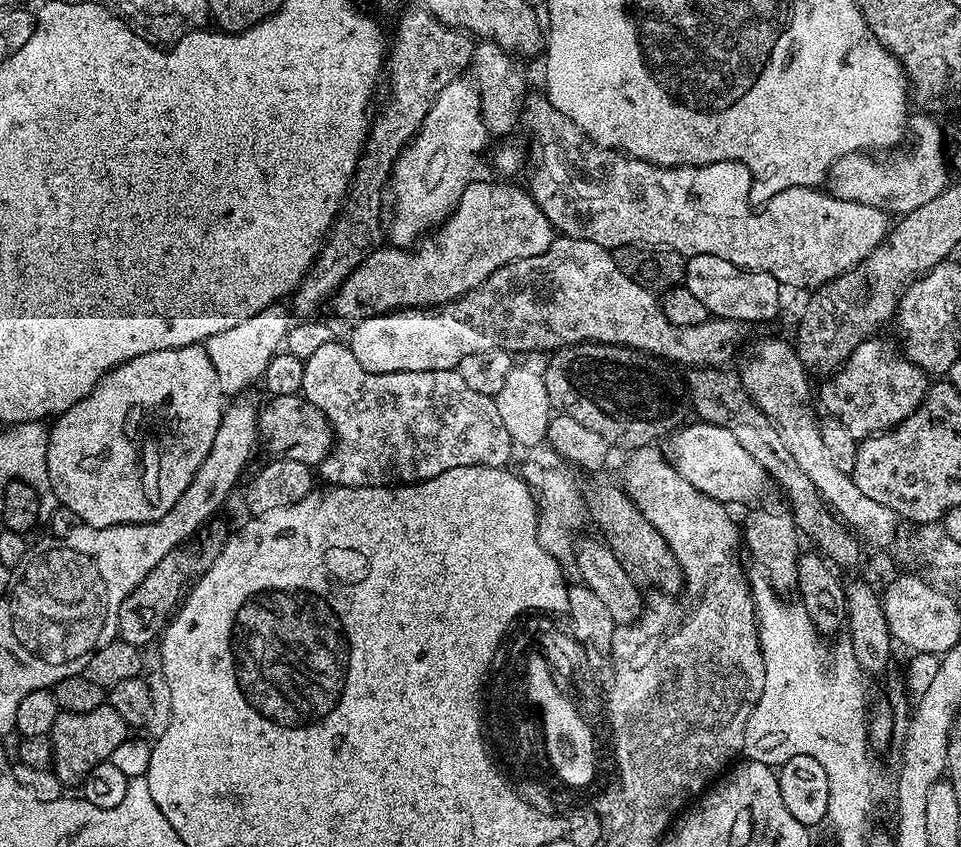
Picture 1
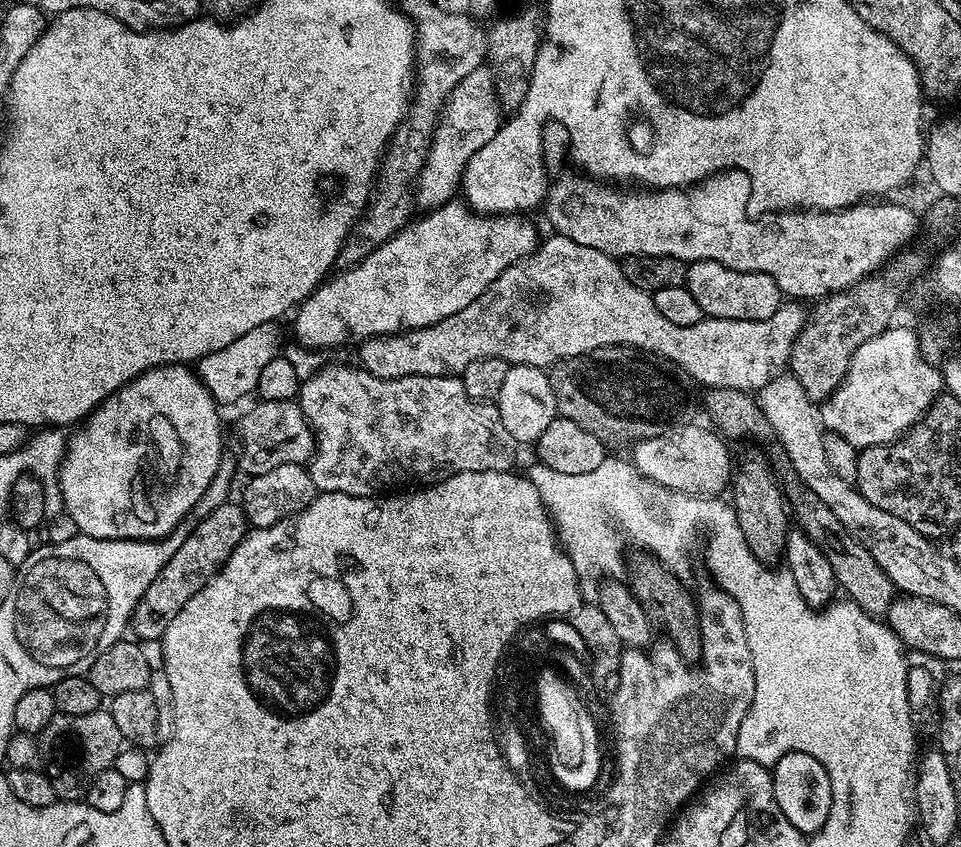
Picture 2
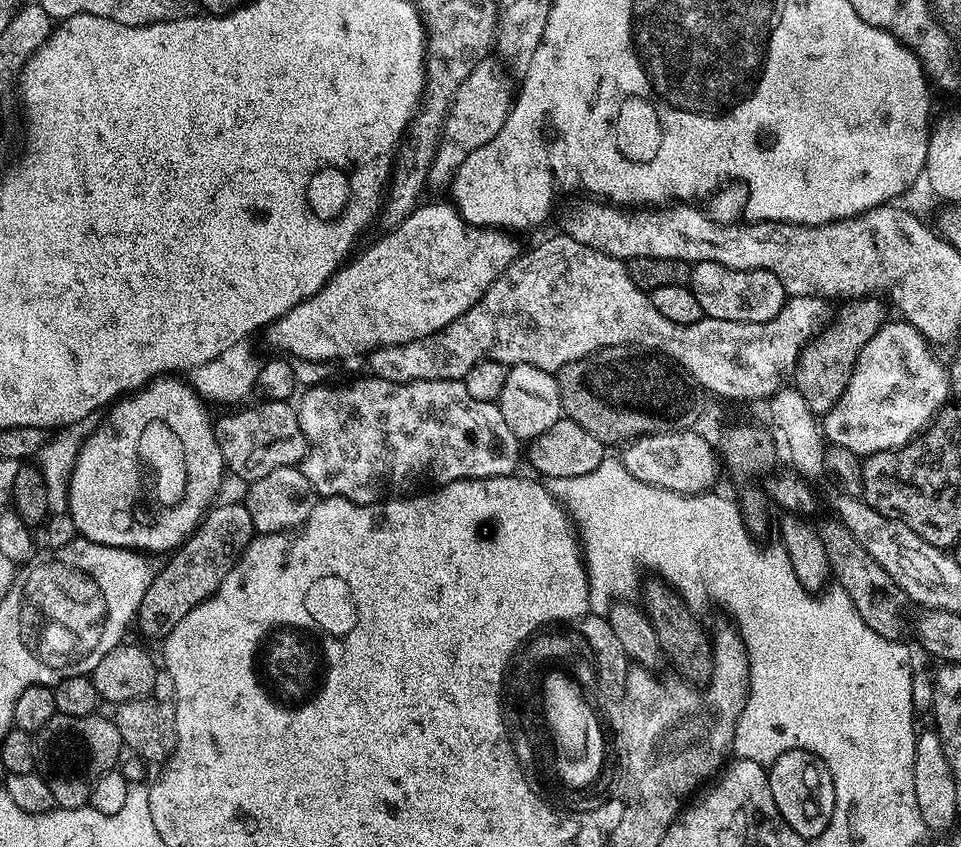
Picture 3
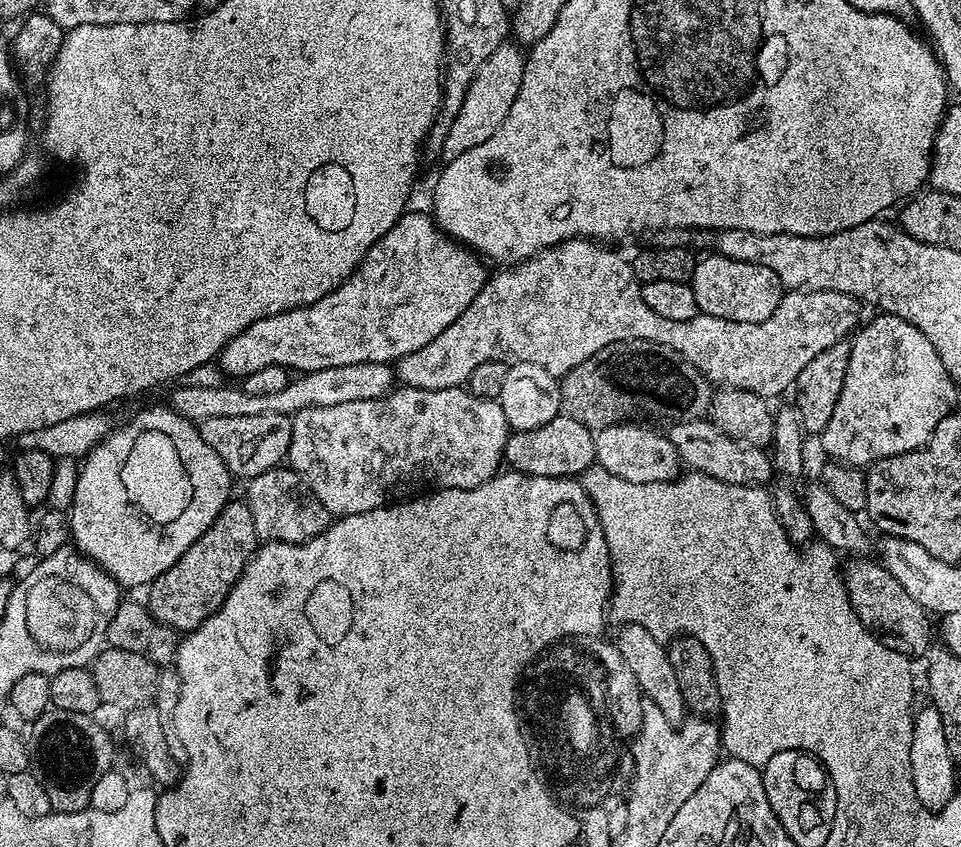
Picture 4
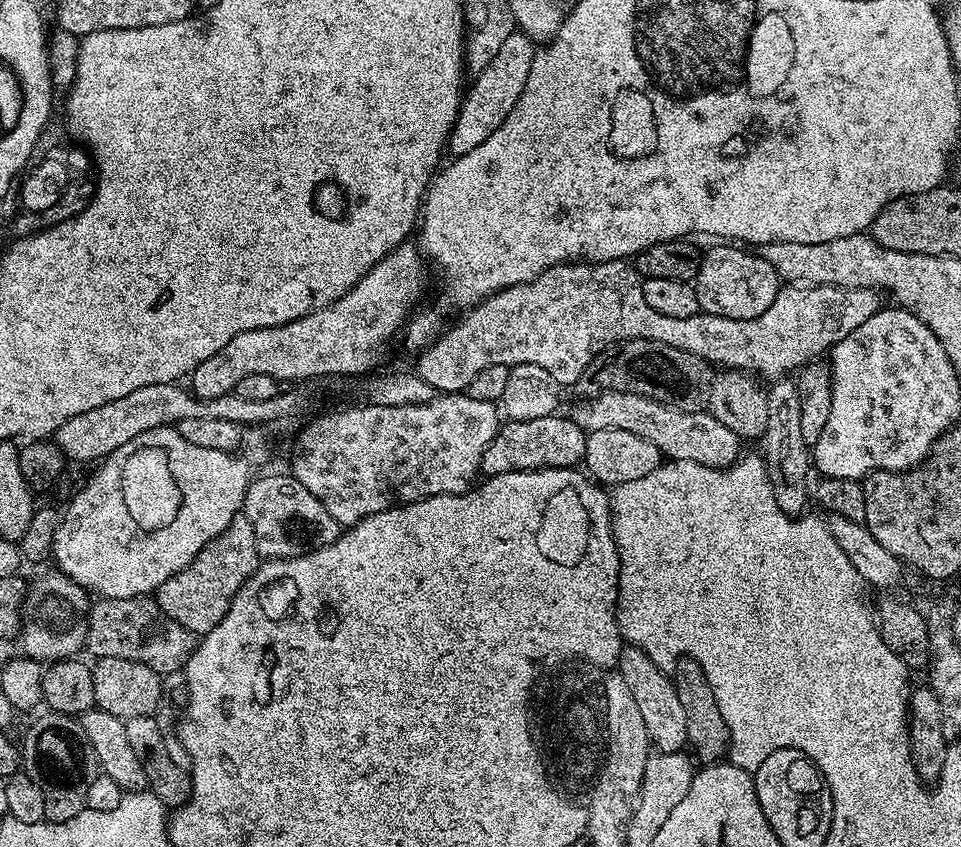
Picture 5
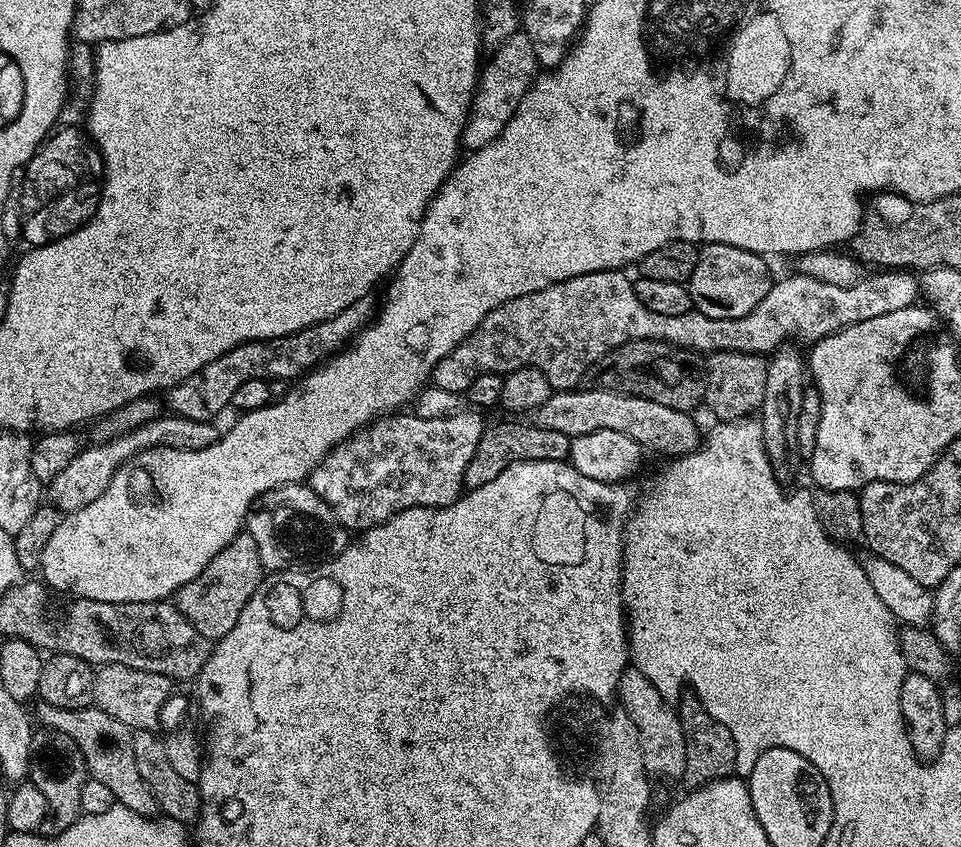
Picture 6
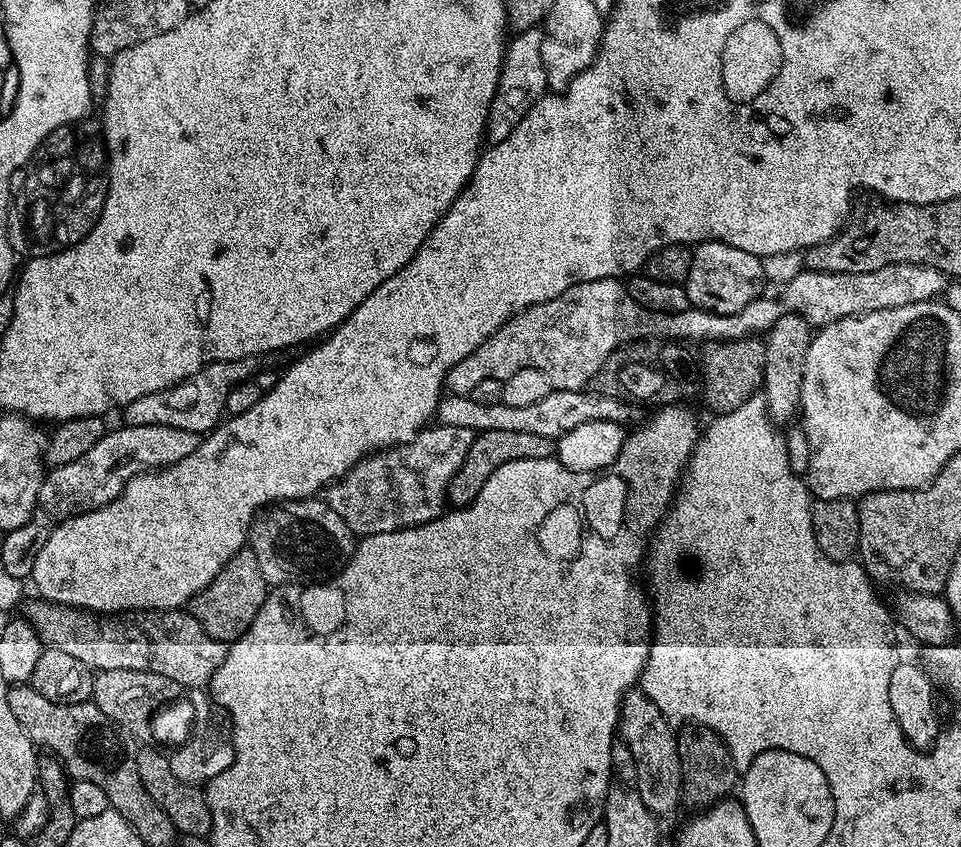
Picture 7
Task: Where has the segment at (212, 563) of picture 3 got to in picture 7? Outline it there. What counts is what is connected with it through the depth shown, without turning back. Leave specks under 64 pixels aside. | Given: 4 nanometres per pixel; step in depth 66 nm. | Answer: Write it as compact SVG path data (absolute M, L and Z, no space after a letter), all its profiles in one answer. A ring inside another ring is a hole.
M245 546L228 559L214 582L210 582L210 586L203 588L193 598L190 611L210 638L231 642L250 627L269 591L270 586L266 578L262 578L262 569L258 566L258 558L254 558L251 547Z

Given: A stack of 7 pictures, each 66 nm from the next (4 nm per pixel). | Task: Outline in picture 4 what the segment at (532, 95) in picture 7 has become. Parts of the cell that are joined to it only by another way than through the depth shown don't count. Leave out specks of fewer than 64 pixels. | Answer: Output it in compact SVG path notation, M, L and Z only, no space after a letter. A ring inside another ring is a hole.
M506 42L482 62L478 74L474 74L474 82L470 82L470 90L466 90L466 98L462 98L462 110L458 110L458 118L454 118L454 126L450 126L450 134L446 134L444 151L445 161L458 158L458 154L466 154L466 150L474 150L474 146L486 142L498 126L502 126L502 118L510 114L510 106L514 106L514 98L518 98L518 90L522 86L522 74L526 56L521 45Z

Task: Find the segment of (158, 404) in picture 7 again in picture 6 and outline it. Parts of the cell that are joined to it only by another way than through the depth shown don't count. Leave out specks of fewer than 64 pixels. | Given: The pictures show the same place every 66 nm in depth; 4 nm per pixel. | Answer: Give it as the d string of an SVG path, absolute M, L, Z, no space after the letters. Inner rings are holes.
M365 298L354 302L346 310L342 310L342 314L338 314L329 320L323 320L321 324L316 324L313 328L307 328L301 332L296 332L292 336L284 336L282 338L274 338L273 340L255 340L254 342L246 342L242 346L238 346L234 350L230 350L226 354L222 354L218 358L214 358L214 362L210 362L206 366L202 366L202 370L198 370L194 374L190 374L190 378L186 378L180 384L174 385L167 389L168 404L173 413L182 418L190 418L191 420L210 420L215 421L216 415L225 407L231 405L234 398L234 390L238 390L238 386L242 386L242 382L250 382L250 378L255 376L259 380L269 382L277 382L276 380L295 381L304 375L305 372L311 372L313 368L325 363L333 354L341 351L355 337L356 333L369 323L370 317L374 312L374 304L372 308L371 299Z

